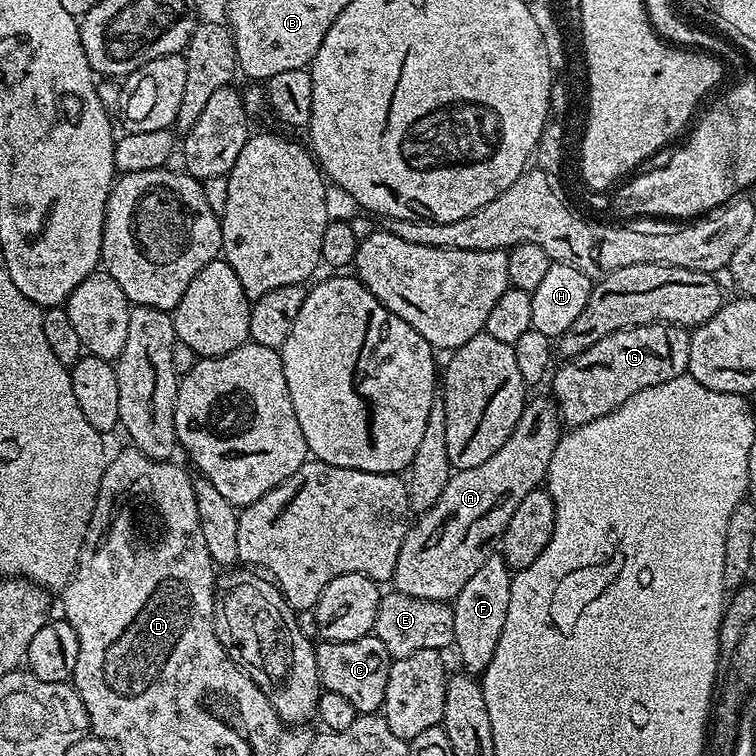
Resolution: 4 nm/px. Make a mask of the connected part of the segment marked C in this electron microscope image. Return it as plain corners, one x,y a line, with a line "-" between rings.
375,634
354,638
354,642
320,640
315,645
320,687
325,692
342,694
354,705
357,714
376,714
384,707
386,682
394,659

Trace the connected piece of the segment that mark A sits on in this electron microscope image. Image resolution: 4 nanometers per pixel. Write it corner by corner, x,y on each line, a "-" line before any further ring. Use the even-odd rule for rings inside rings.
548,394
533,400
531,397
524,405
522,418
518,418
518,426
510,430
510,438
482,466
453,471
446,490
438,494
438,502
419,513
420,521
409,527
391,579
395,591
410,594
410,598
455,601
462,586
486,562
491,549
488,547
499,541
522,498
545,483
550,458
554,458
561,435
556,401

